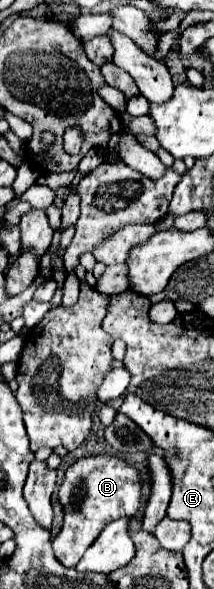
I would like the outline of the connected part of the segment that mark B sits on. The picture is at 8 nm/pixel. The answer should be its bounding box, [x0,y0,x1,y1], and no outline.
[52,454,140,568]

